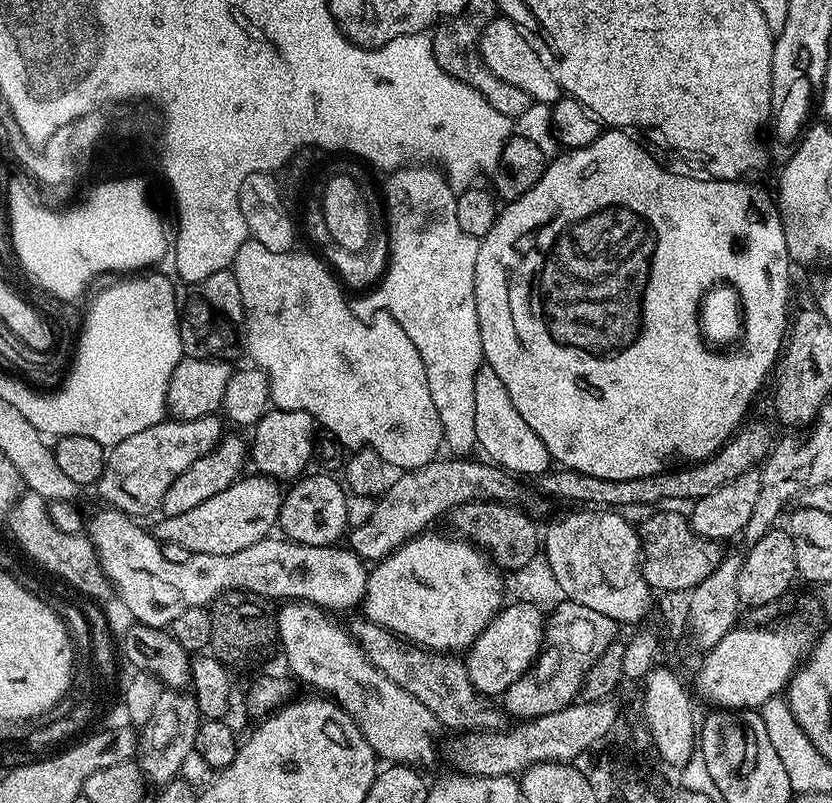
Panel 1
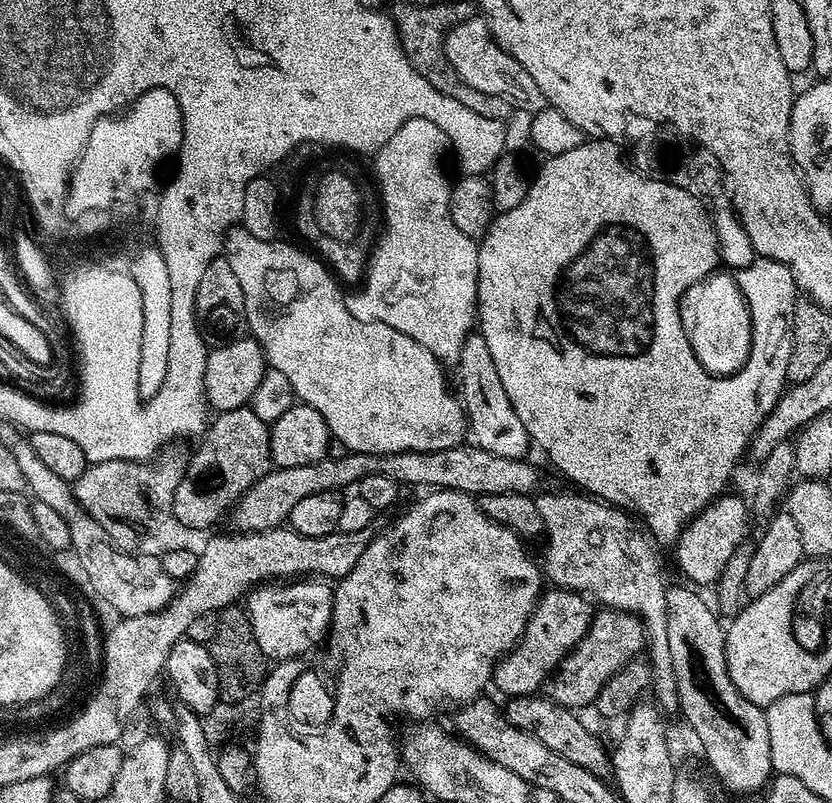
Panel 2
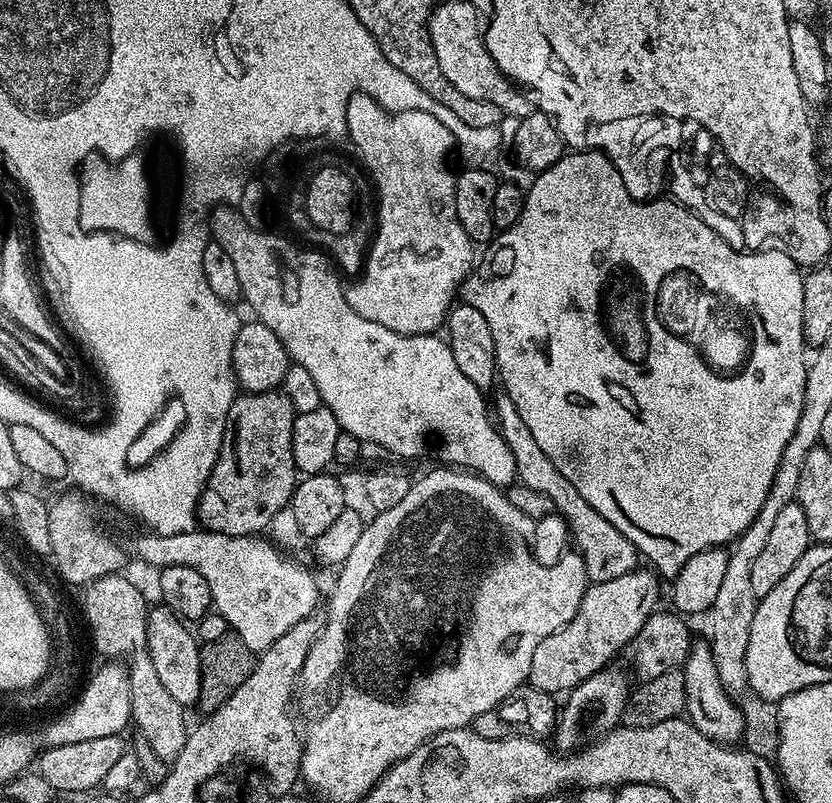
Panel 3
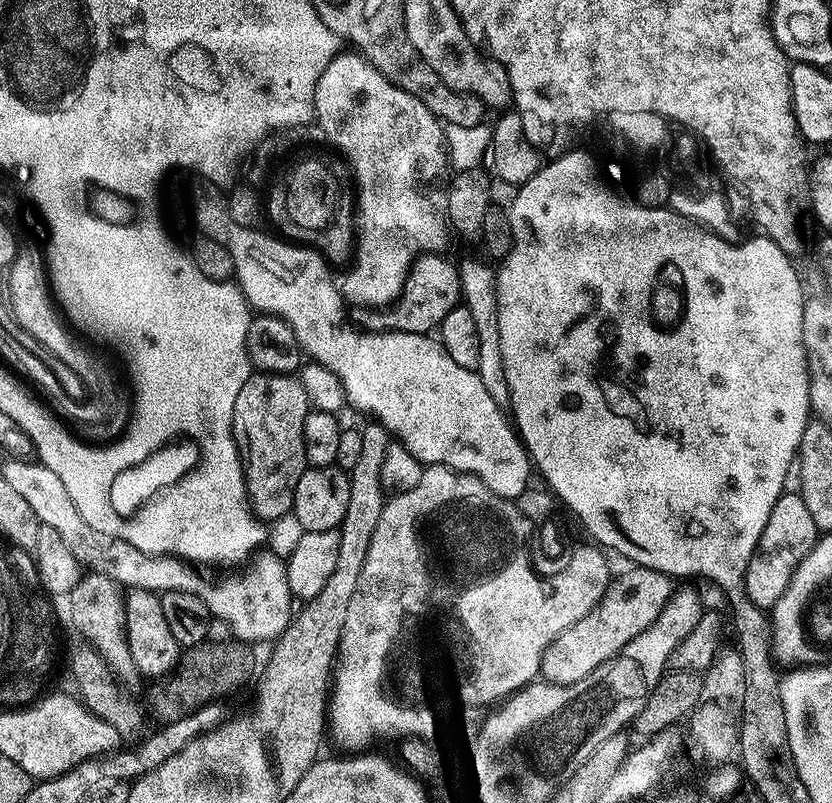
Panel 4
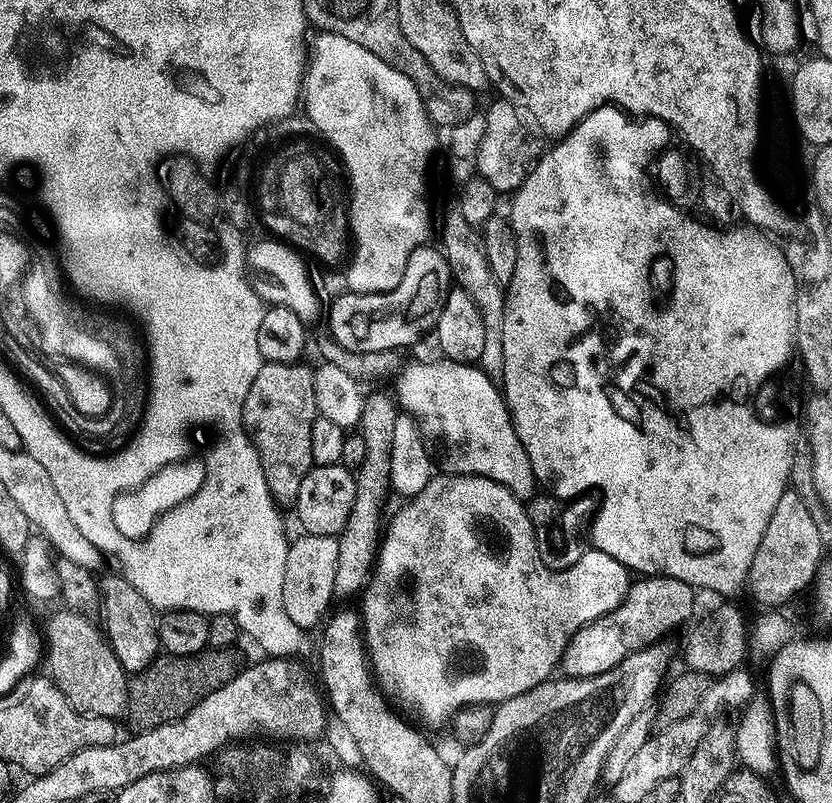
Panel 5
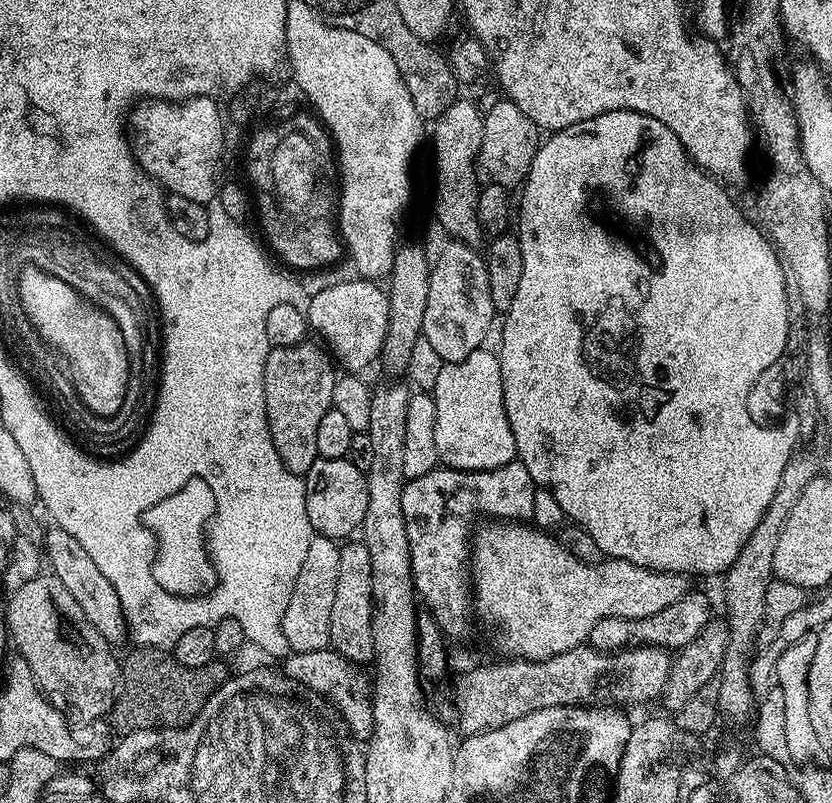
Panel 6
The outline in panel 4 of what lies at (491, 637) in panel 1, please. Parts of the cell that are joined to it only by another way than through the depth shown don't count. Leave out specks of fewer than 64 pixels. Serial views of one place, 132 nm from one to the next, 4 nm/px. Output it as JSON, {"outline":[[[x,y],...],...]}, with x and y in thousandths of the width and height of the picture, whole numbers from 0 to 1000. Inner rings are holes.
{"outline":[[[768,705],[756,709],[756,712],[748,714],[742,722],[739,719],[732,726],[726,743],[700,770],[695,770],[690,780],[675,785],[675,790],[661,800],[649,826],[649,842],[657,851],[685,853],[704,844],[704,839],[724,829],[724,824],[749,812],[757,795],[772,790],[772,785],[776,785],[776,780],[796,765],[796,755],[800,755],[810,736],[809,719]]]}

